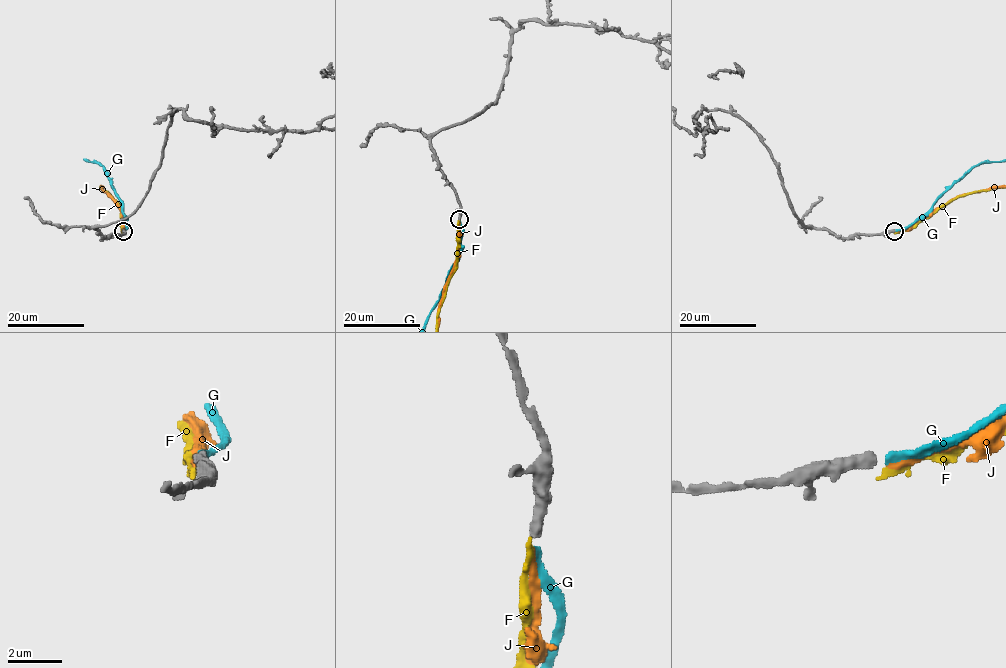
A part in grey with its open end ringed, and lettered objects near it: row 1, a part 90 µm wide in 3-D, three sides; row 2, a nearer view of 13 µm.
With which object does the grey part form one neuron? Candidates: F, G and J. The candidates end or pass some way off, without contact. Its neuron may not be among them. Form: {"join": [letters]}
{"join": ["G"]}

